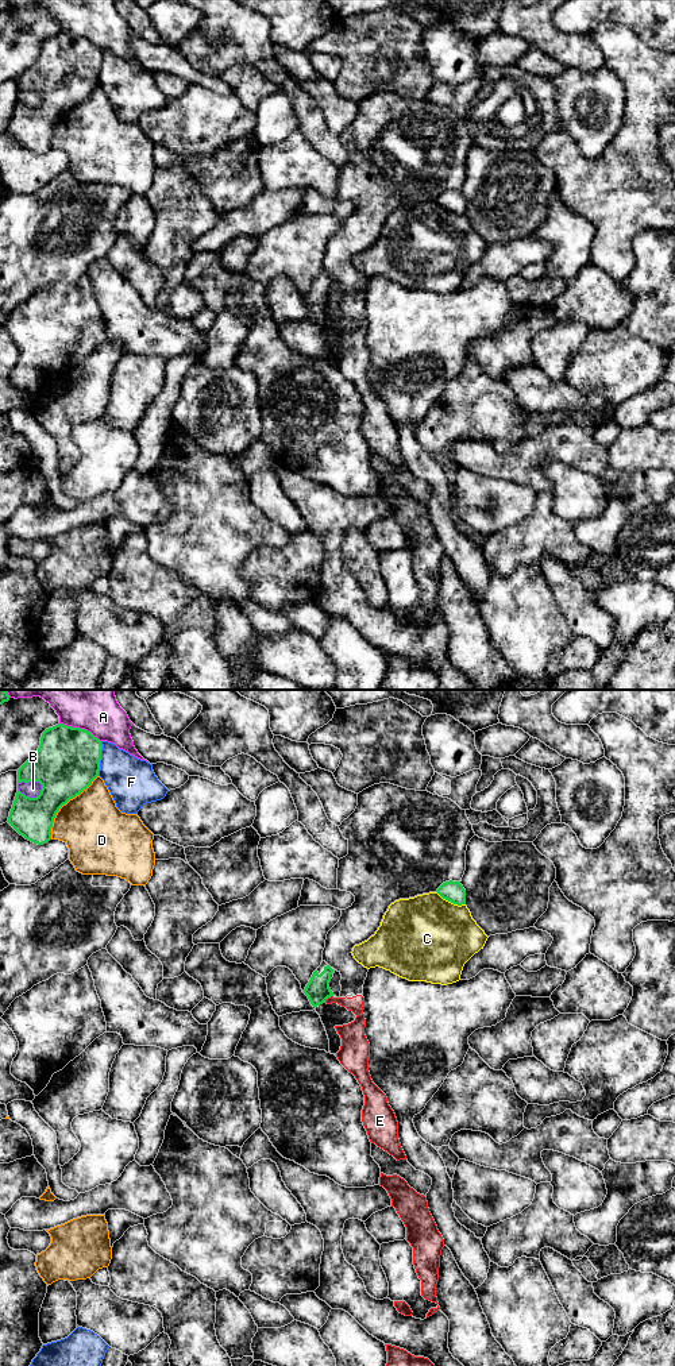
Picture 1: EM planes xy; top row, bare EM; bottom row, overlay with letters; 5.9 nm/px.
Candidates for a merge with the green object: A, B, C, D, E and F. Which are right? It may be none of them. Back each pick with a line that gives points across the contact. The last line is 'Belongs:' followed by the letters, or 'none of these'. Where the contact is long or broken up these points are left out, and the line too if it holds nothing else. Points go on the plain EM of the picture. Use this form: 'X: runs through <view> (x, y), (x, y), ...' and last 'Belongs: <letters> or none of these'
Belongs: none of these

